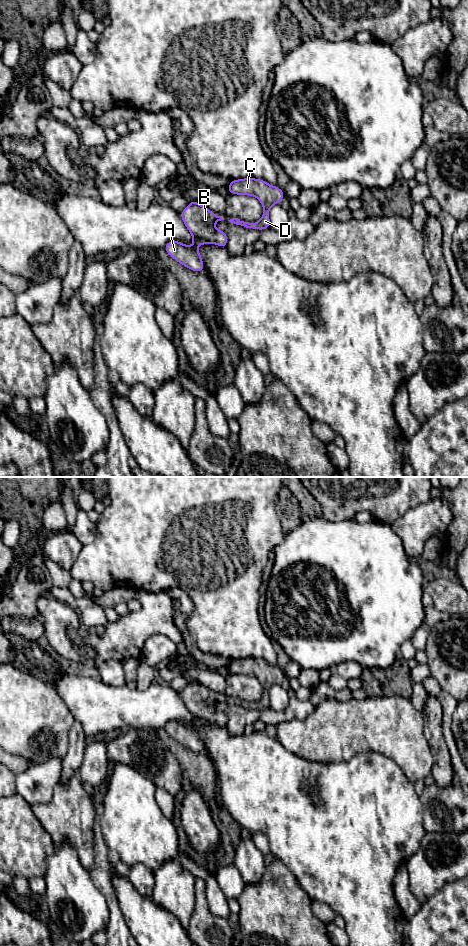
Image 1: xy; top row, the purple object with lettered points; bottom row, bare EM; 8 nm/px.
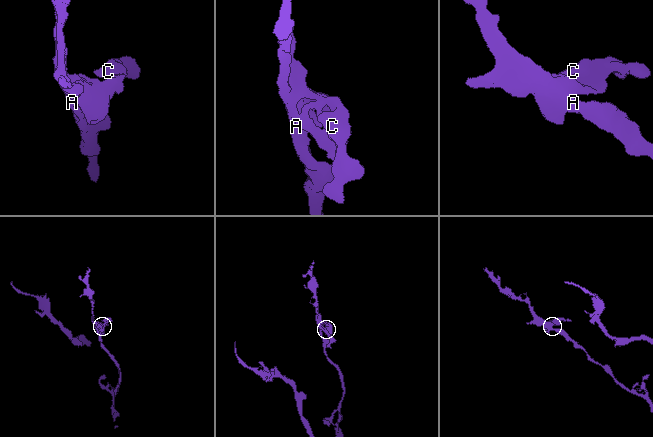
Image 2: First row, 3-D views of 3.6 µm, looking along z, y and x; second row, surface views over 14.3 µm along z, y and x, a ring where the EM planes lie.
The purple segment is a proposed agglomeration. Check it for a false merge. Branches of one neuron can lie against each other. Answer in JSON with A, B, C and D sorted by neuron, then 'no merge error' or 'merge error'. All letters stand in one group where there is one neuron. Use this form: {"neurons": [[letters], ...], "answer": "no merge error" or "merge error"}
{"neurons": [["A", "B", "C", "D"]], "answer": "no merge error"}

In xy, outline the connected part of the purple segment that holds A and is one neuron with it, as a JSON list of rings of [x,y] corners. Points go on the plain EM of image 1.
[[[190,680],[188,686],[179,695],[192,714],[194,726],[172,720],[164,726],[164,729],[174,740],[186,748],[194,752],[204,752],[204,743],[197,727],[201,724],[216,724],[226,728],[227,714],[214,707],[215,703],[223,698],[193,680]]]

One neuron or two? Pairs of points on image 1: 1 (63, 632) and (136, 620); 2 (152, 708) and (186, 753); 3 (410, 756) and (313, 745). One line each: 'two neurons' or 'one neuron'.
1: one neuron
2: two neurons
3: one neuron

